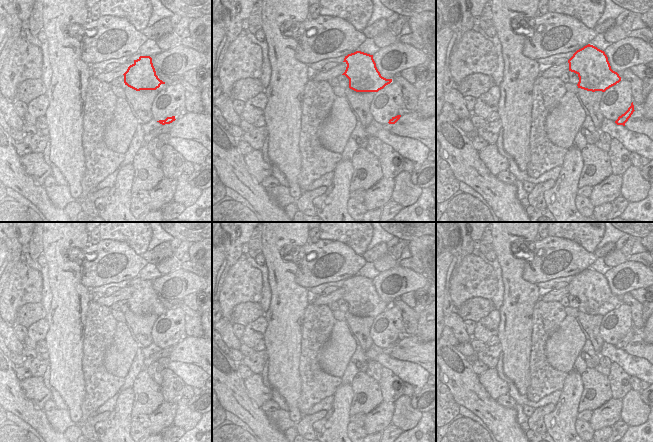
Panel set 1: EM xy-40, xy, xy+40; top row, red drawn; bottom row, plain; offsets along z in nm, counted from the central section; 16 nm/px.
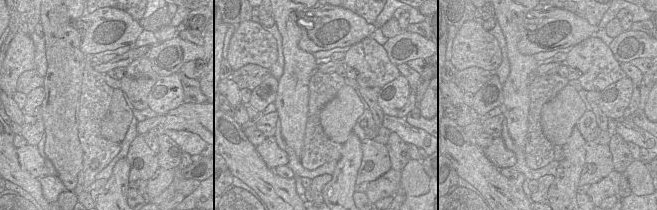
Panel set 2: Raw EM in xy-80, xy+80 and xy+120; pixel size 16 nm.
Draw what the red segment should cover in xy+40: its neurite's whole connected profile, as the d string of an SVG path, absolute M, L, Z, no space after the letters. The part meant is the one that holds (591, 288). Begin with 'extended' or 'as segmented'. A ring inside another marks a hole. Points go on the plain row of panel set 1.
as segmented; M593 269L577 274L568 287L569 295L579 301L578 312L605 316L621 305L619 298L611 293L605 276Z

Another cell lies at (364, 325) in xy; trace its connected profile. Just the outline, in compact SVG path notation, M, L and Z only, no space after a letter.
M349 311L344 315L350 326L356 330L359 342L364 341L368 347L374 343L374 320L377 316L356 316Z

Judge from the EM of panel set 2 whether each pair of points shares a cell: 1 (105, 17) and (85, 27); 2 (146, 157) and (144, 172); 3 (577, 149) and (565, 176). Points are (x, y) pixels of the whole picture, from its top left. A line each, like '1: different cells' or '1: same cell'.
1: same cell
2: same cell
3: same cell

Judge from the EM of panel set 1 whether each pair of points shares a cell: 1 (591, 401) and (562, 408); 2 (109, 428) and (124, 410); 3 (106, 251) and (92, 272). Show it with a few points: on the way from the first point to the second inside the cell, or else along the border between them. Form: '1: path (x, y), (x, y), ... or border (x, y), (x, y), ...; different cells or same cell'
1: border (583, 381), (583, 392), (577, 412); different cells
2: path (113, 424), (121, 414); same cell
3: path (106, 256), (97, 267); same cell

